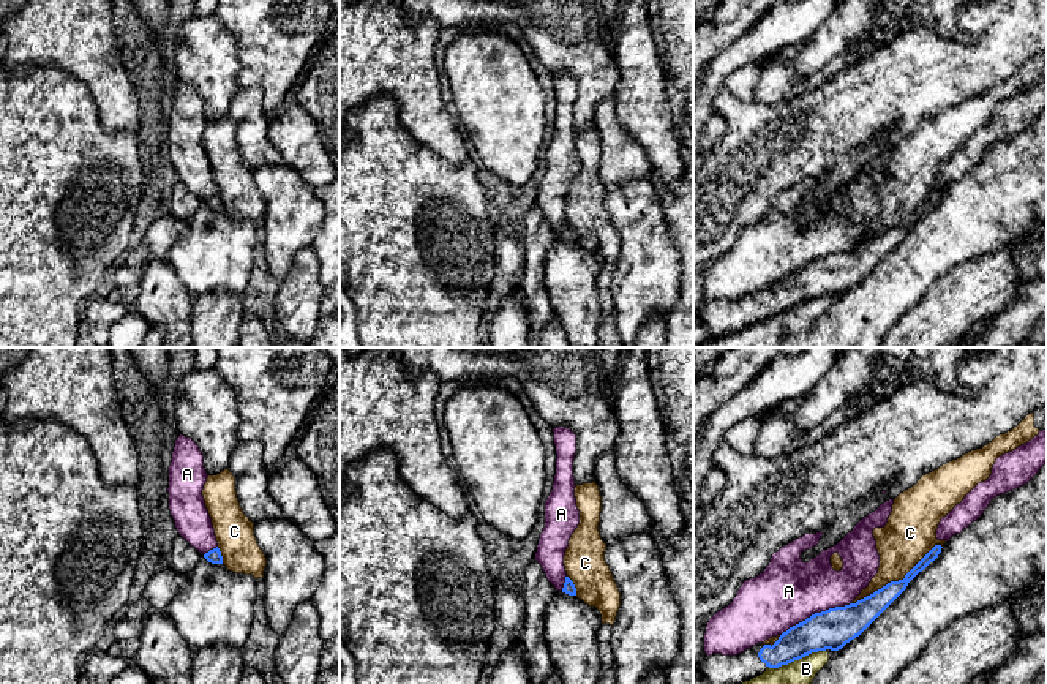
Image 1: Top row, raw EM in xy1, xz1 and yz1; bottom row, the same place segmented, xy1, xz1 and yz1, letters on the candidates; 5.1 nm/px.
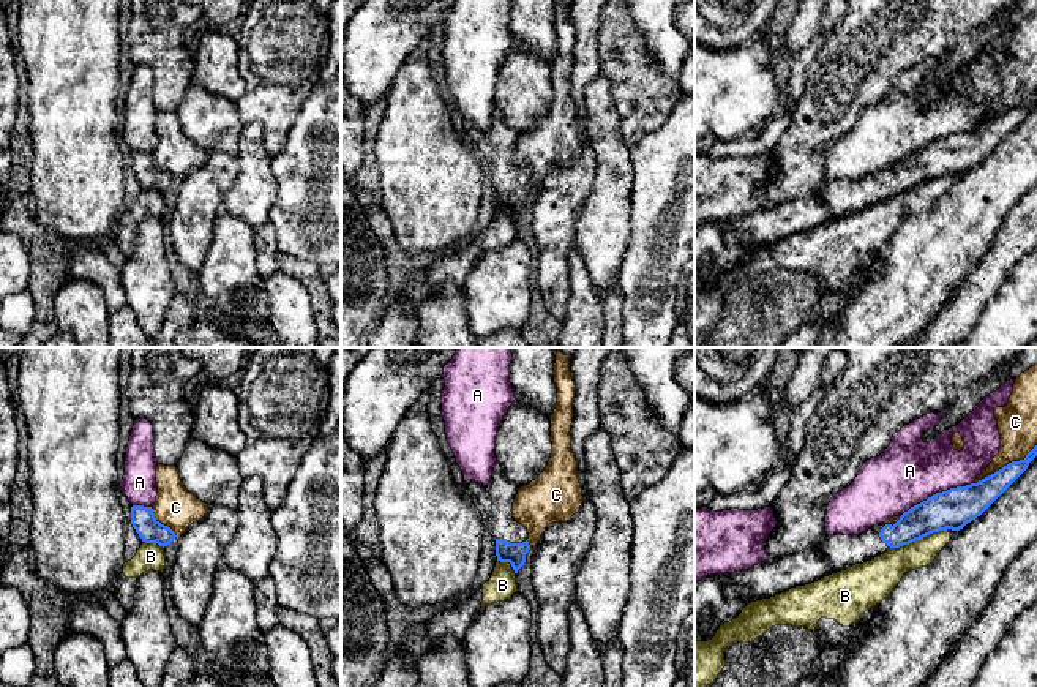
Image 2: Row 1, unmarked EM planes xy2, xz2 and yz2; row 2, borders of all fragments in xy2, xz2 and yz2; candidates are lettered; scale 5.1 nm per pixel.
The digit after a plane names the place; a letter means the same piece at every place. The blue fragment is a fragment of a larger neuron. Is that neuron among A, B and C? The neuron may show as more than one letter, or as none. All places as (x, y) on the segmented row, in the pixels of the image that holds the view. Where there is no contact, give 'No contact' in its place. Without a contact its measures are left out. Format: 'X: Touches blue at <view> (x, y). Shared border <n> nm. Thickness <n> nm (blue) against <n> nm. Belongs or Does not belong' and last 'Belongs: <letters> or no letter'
A: Touches blue at yz1 (815, 613). Shared border 400 nm. Thickness 200 nm (blue) against 320 nm. Does not belong
B: Touches blue at yz1 (796, 659). Shared border 300 nm. Thickness 200 nm (blue) against 130 nm. Does not belong
C: Touches blue at yz1 (896, 582). Shared border 550 nm. Thickness 140 nm (blue) against 260 nm. Does not belong
Belongs: no letter

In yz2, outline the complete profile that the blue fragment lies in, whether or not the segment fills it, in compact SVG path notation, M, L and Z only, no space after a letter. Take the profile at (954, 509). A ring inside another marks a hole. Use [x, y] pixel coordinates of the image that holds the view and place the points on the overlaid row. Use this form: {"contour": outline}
{"contour": "M1037 445L1024 460L1012 461L977 483L933 494L904 512L893 526L885 524L879 532L867 529L859 535L833 534L818 546L769 559L748 570L707 575L694 583L694 643L712 640L724 622L737 618L751 602L775 597L791 588L811 584L871 561L884 554L889 546L900 548L933 532L963 529L1015 482L1035 456ZM724 583L748 588L750 597L728 600L723 595ZM704 608L712 608L713 616L709 622L699 624Z"}

